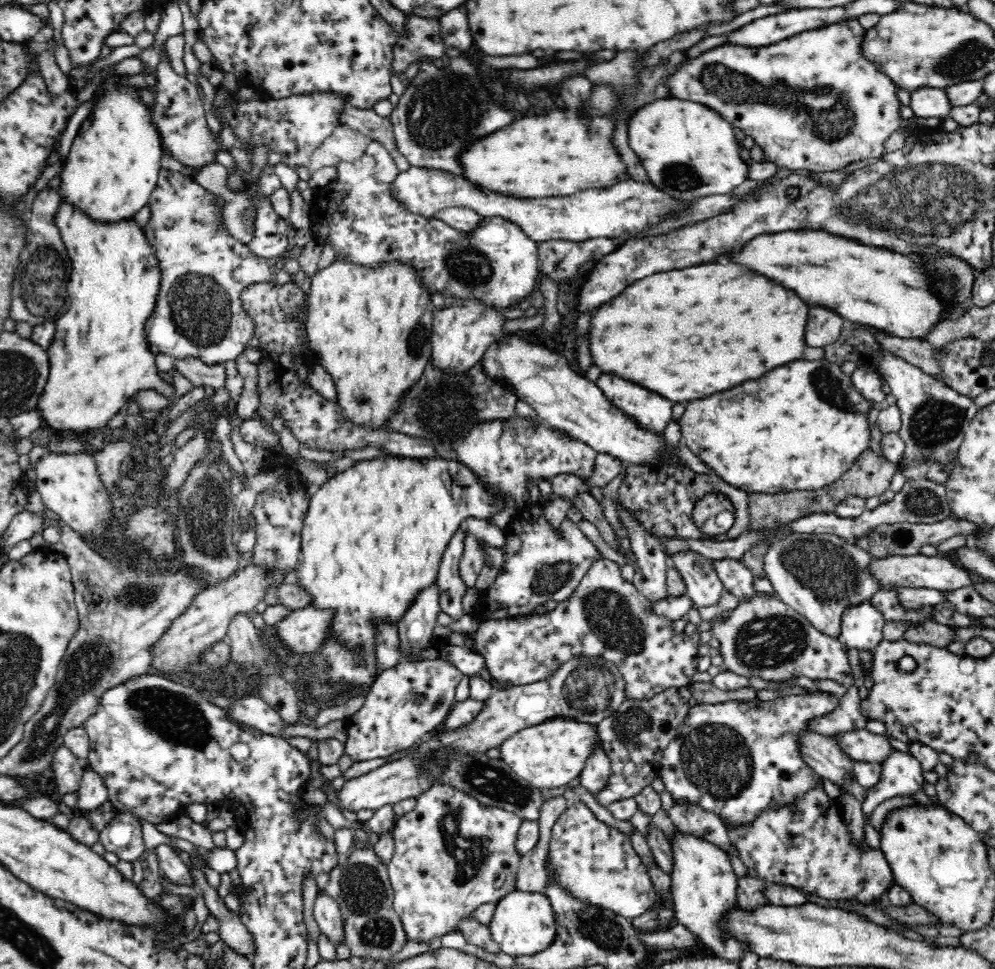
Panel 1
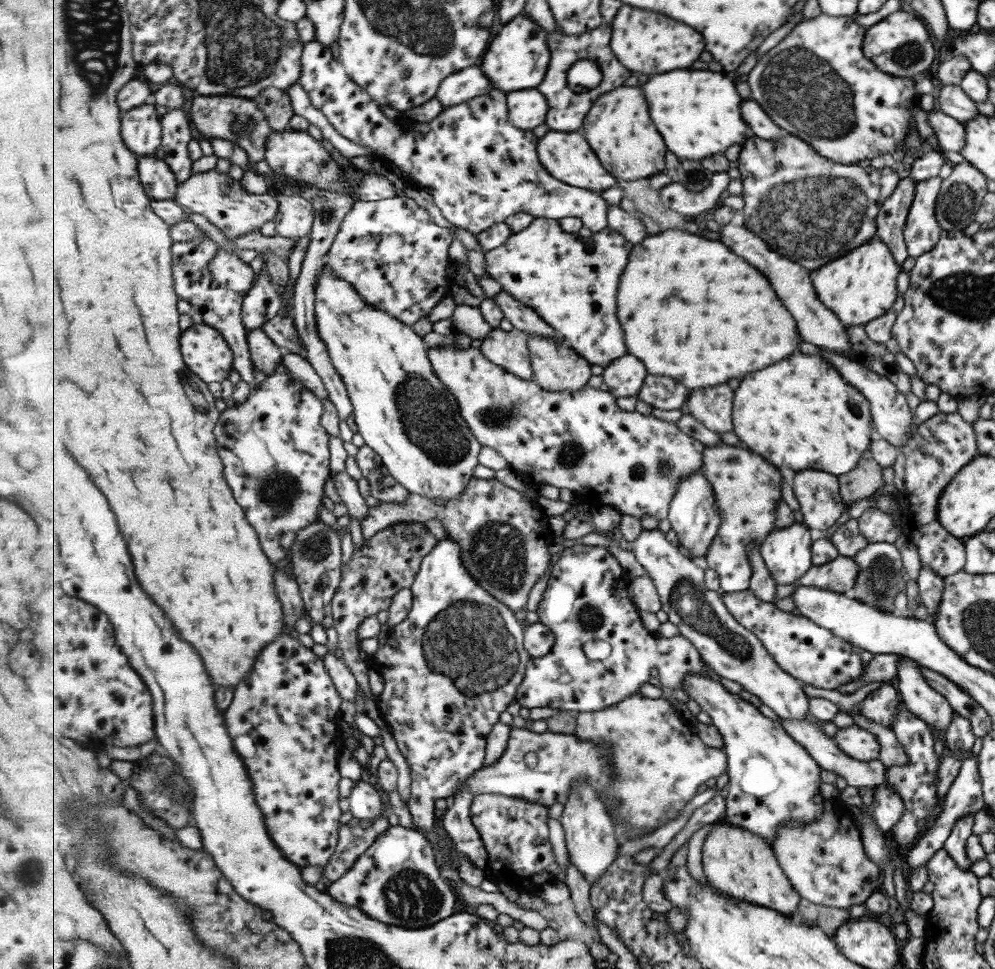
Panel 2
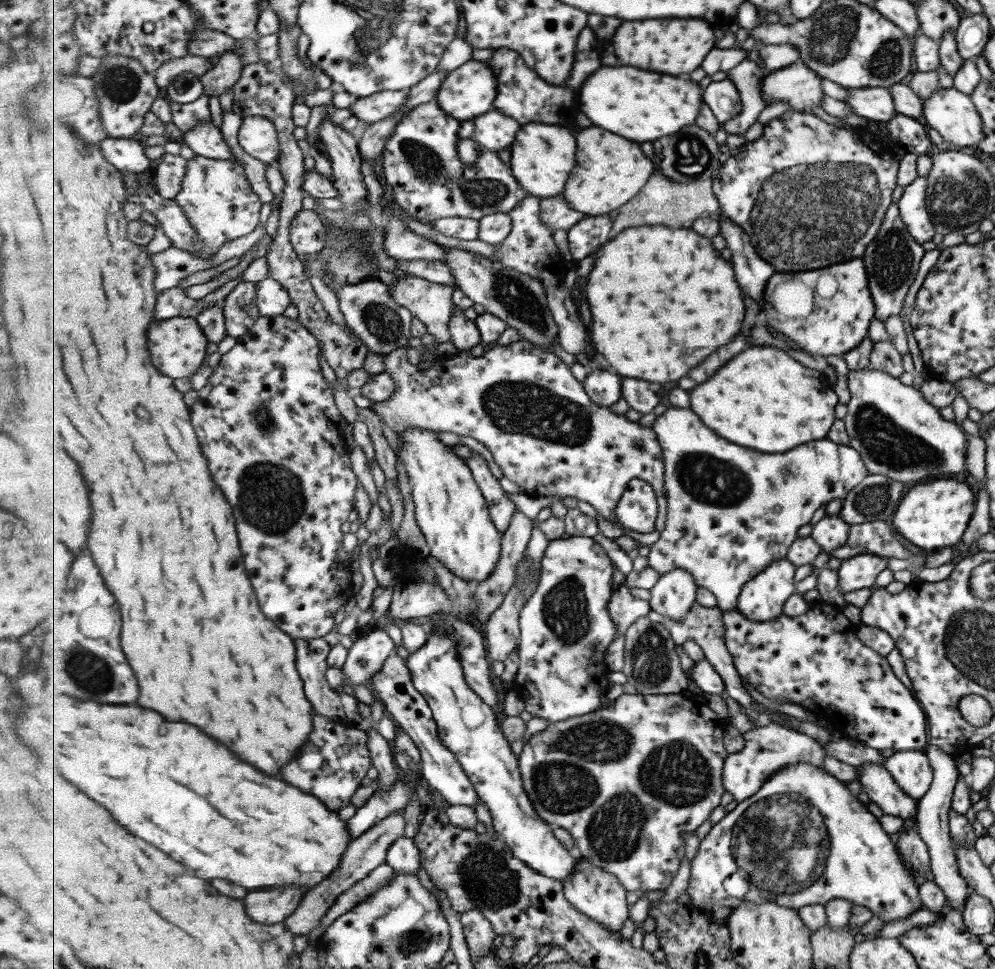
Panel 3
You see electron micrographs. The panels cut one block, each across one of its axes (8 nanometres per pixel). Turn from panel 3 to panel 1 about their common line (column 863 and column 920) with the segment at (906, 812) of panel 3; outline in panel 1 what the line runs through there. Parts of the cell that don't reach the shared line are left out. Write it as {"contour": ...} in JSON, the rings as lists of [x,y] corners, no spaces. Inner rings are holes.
{"contour":[[[896,749],[884,760],[884,764],[881,765],[880,780],[875,784],[872,790],[867,791],[867,798],[863,804],[863,818],[866,823],[870,824],[871,816],[875,808],[888,800],[888,798],[896,798],[896,796],[914,796],[916,792],[922,792],[924,783],[927,782],[924,779],[924,770],[920,761],[914,758],[908,753],[897,751]]]}

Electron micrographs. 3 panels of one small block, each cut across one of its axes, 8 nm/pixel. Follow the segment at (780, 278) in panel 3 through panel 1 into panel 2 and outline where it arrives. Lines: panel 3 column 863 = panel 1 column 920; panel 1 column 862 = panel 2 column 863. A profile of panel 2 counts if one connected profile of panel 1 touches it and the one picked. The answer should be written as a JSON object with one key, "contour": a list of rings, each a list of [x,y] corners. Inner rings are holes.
{"contour":[[[876,236],[870,238],[847,254],[847,258],[839,258],[839,262],[831,262],[831,266],[823,266],[823,270],[811,272],[815,282],[815,290],[819,290],[818,298],[829,307],[841,320],[844,328],[865,326],[867,322],[885,314],[898,294],[896,293],[896,276],[900,266],[892,257],[888,246]]]}

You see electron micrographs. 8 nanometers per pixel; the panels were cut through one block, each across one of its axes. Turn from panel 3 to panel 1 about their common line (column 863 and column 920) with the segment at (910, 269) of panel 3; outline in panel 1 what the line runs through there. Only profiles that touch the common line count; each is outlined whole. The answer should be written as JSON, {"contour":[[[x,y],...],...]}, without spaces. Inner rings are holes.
{"contour":[[[928,253],[910,254],[912,259],[922,267],[924,276],[928,279],[928,288],[933,292],[934,298],[937,298],[943,304],[941,320],[943,322],[956,321],[962,318],[966,311],[972,305],[972,288],[975,281],[974,272],[976,268],[972,267],[966,259],[944,253],[943,255],[928,255]]]}

